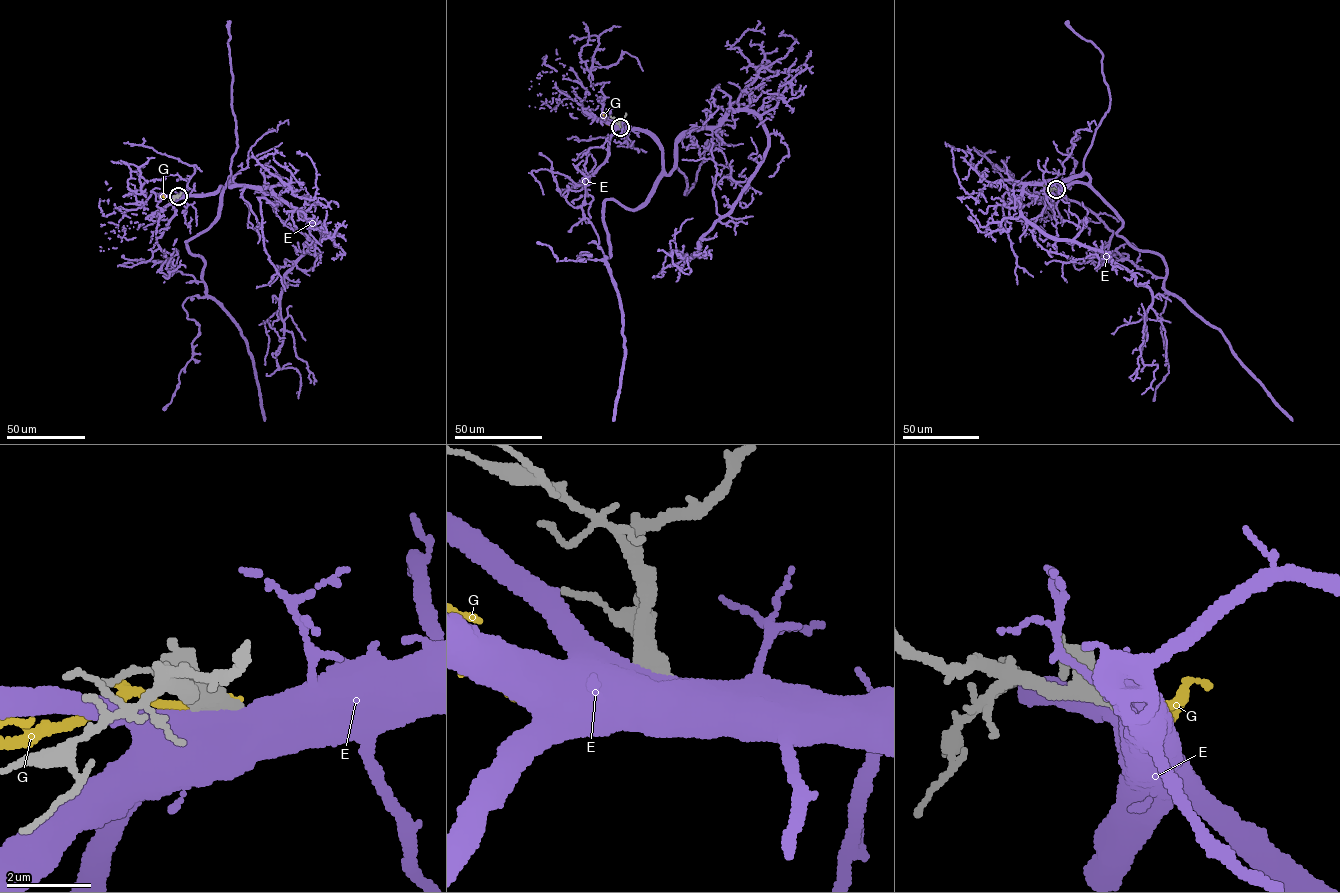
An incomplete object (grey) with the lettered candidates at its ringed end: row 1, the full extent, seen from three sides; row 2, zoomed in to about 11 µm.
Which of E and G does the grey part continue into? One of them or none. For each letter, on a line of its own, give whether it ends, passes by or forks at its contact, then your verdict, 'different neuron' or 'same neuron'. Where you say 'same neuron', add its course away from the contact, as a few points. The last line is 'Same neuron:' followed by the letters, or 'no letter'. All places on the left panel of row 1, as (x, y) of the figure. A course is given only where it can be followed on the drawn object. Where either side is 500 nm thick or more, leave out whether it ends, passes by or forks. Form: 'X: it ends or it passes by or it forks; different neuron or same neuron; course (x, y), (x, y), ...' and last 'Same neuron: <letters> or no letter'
E: different neuron
G: same neuron; course (178, 196), (161, 196)
Same neuron: G

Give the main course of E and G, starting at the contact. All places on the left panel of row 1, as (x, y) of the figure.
E: (179, 197), (230, 177), (270, 188), (320, 231), (280, 298), (276, 359), (300, 375), (298, 398)
G: (178, 196), (161, 196)

